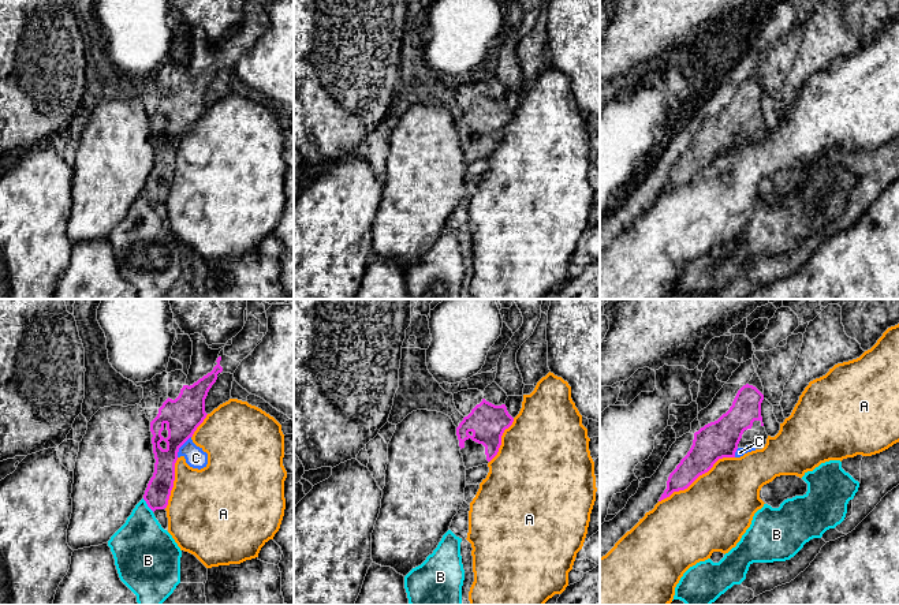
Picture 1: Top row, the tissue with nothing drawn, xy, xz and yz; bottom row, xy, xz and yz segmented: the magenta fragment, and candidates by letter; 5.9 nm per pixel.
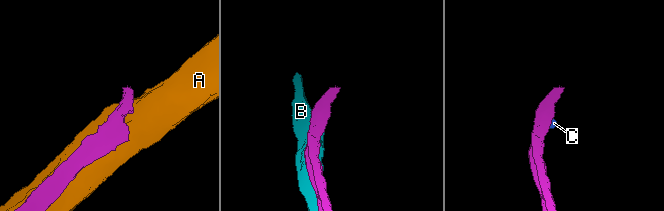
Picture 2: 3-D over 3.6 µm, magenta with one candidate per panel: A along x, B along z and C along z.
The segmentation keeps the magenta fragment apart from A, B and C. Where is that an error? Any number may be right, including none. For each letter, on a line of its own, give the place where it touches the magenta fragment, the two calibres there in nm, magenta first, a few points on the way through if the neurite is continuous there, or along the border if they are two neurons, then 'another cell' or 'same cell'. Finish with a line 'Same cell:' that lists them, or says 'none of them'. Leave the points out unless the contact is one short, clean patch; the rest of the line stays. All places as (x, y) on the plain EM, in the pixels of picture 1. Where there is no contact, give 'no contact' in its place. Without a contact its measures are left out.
A: contact yz (696, 172); calibres 220 and 440 nm; another cell
B: contact xy (148, 200); calibres 150 and 340 nm; another cell
C: contact xy (181, 139); calibres 220 and 120 nm; border xy (190, 130), (179, 142), (176, 150); another cell
Same cell: none of them

